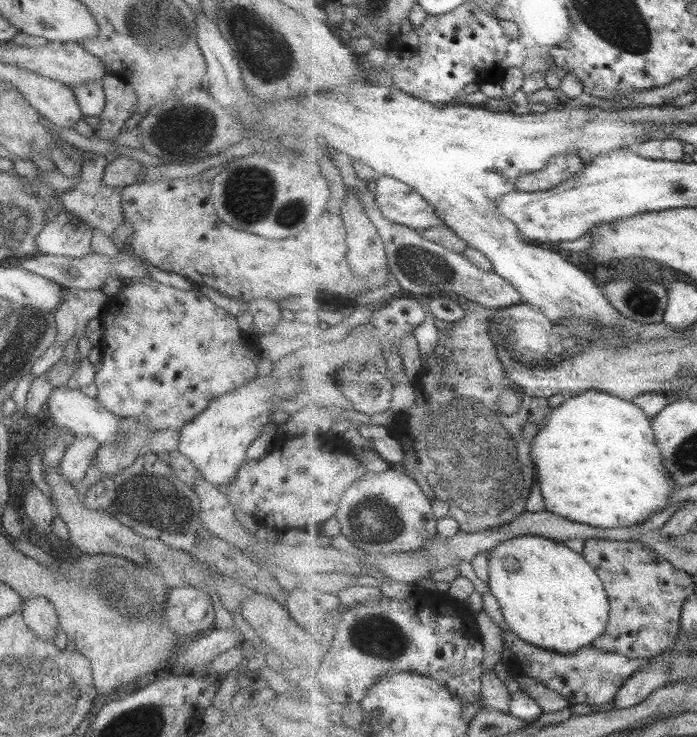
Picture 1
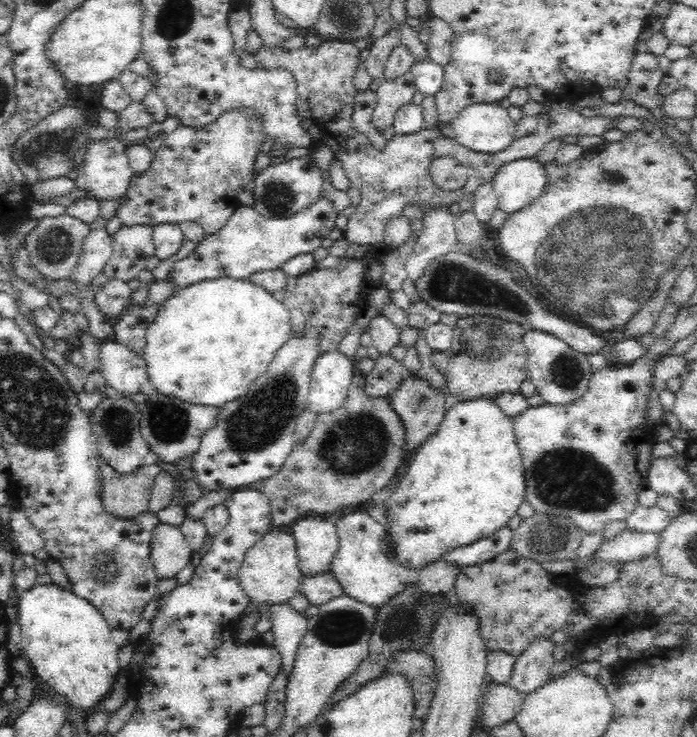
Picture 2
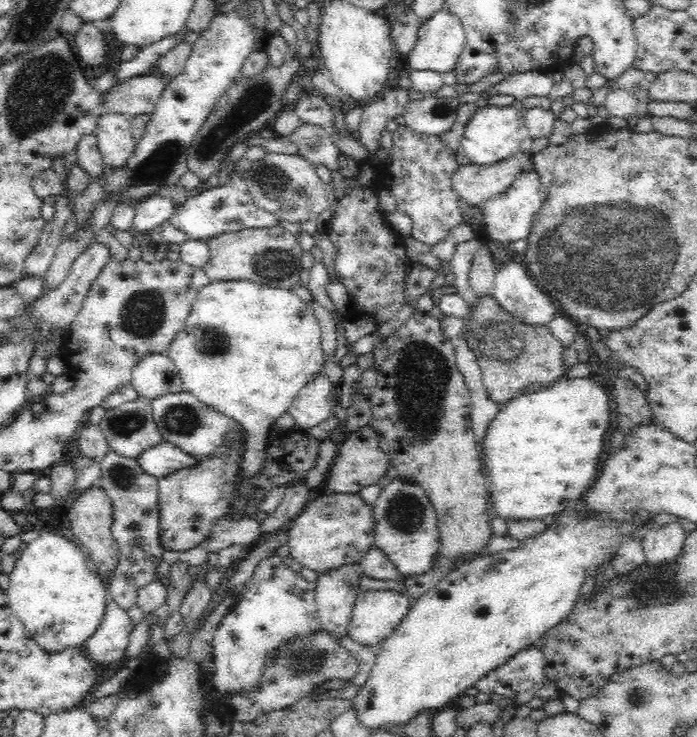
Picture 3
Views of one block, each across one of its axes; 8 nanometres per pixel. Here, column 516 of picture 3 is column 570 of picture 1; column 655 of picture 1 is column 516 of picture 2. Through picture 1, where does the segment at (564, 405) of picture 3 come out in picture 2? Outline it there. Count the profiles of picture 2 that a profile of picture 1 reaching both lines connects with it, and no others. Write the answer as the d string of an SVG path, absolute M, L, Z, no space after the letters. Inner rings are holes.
M484 397L476 400L468 400L468 402L459 402L451 410L446 412L444 420L438 432L434 436L430 436L426 440L426 444L422 444L422 448L413 456L412 464L405 468L405 475L401 478L398 486L393 489L391 497L385 501L385 505L389 508L389 521L391 527L386 530L393 542L394 553L399 558L398 562L406 568L422 568L426 564L440 560L440 556L446 552L451 552L460 546L473 544L478 540L486 539L488 536L498 532L503 526L507 526L506 522L516 516L518 506L524 502L526 490L526 473L524 473L524 465L522 465L522 455L516 443L516 431L514 431L514 419L508 417L496 403Z

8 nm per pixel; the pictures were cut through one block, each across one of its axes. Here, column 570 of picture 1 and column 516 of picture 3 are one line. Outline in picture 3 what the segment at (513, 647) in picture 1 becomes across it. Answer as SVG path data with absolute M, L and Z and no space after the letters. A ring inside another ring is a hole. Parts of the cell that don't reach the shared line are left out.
M534 646L528 647L477 680L475 688L480 693L500 694L518 705L526 704L536 697L547 679L544 666L544 653Z

